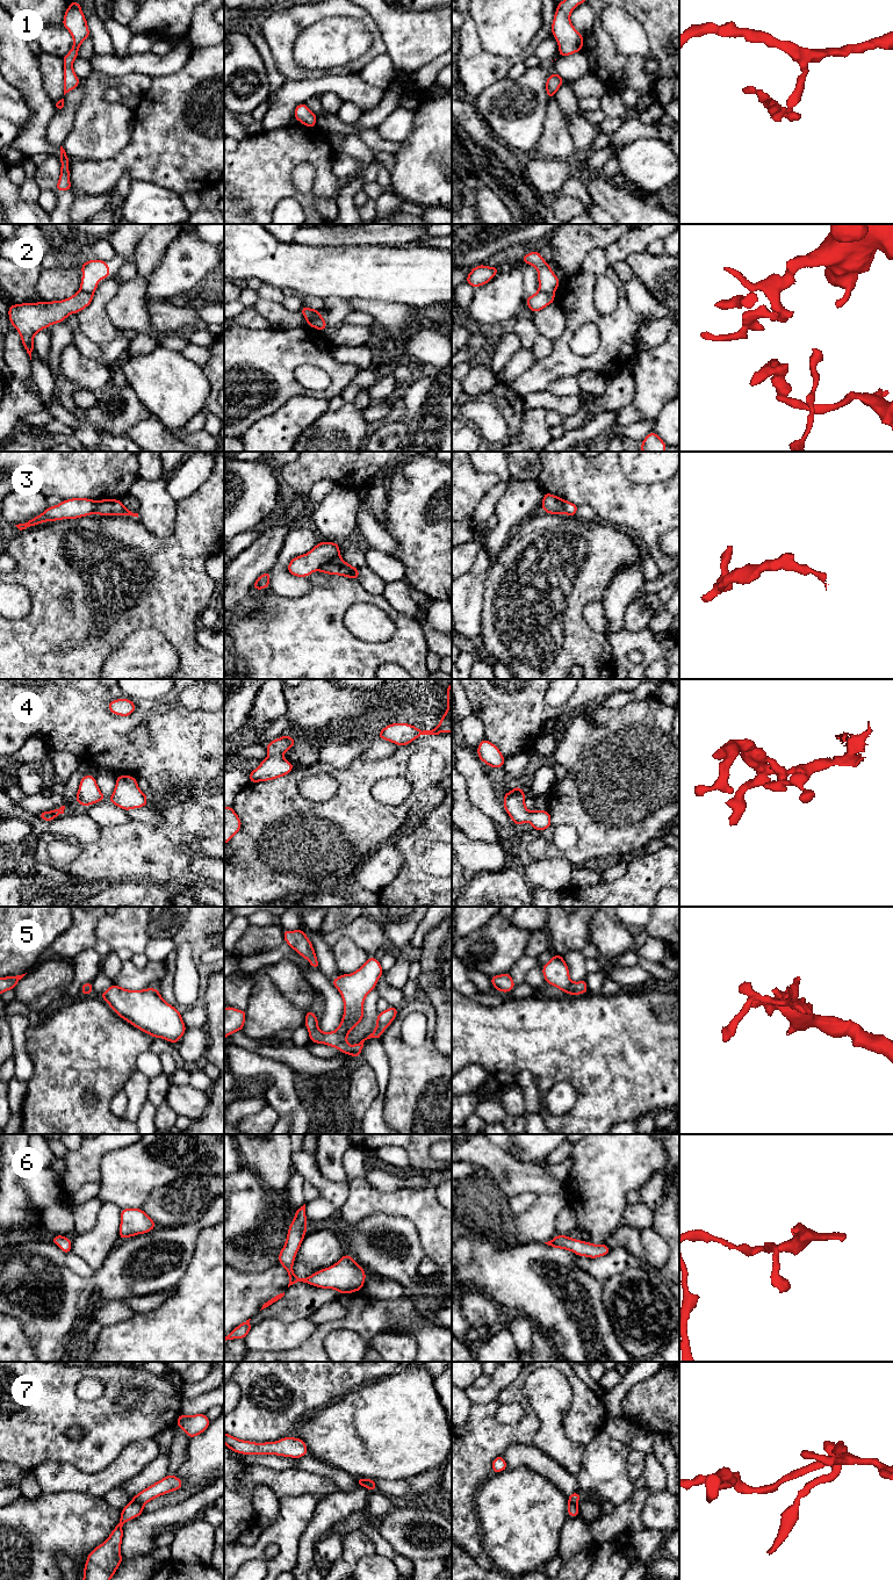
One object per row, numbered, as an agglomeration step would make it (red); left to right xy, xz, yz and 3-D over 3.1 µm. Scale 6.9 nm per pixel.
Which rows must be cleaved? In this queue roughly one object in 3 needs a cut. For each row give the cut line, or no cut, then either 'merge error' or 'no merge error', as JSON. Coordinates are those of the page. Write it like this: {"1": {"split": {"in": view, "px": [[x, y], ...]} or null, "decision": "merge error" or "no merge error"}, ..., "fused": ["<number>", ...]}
{"1": {"split": null, "decision": "no merge error"}, "2": {"split": {"in": "yz", "px": [[540, 289], [553, 295]]}, "decision": "merge error"}, "3": {"split": {"in": "xz", "px": [[338, 555], [317, 569]]}, "decision": "merge error"}, "4": {"split": null, "decision": "no merge error"}, "5": {"split": null, "decision": "no merge error"}, "6": {"split": null, "decision": "no merge error"}, "7": {"split": null, "decision": "no merge error"}, "fused": ["2", "3"]}

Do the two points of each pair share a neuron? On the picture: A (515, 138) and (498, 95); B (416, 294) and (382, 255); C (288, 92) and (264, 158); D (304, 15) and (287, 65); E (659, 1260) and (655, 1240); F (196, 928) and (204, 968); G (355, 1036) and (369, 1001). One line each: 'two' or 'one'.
A: one
B: one
C: two
D: one
E: one
F: one
G: one

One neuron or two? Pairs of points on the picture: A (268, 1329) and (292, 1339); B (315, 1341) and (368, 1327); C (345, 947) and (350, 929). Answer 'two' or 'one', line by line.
A: one
B: one
C: two

